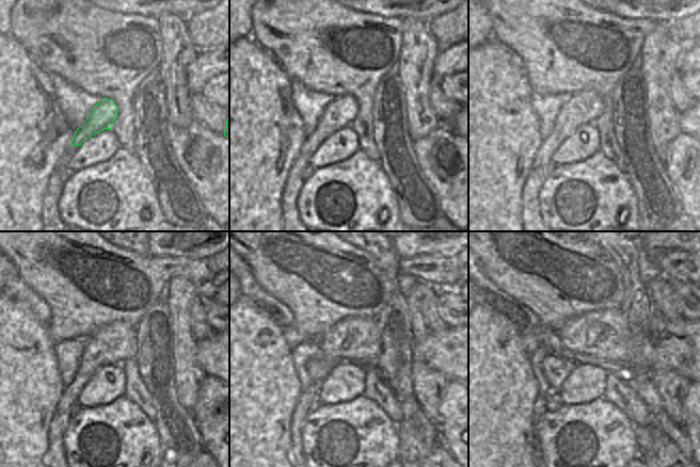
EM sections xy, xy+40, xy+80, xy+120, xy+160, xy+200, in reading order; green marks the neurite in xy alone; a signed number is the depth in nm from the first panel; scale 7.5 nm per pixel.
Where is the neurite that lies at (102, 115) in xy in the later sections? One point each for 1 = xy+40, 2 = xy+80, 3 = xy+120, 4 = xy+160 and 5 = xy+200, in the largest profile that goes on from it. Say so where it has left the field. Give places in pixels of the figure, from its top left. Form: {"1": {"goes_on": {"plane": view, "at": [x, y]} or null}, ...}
{"1": {"goes_on": {"plane": "xy+40", "at": [341, 111]}}, "2": {"goes_on": {"plane": "xy+80", "at": [584, 108]}}, "3": {"goes_on": {"plane": "xy+120", "at": [114, 343]}}, "4": {"goes_on": {"plane": "xy+160", "at": [355, 340]}}, "5": {"goes_on": {"plane": "xy+200", "at": [603, 334]}}}

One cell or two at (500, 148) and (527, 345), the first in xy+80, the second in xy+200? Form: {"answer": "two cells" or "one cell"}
{"answer": "two cells"}

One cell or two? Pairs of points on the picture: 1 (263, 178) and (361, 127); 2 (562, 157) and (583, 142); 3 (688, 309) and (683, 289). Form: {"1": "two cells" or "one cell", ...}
{"1": "two cells", "2": "one cell", "3": "one cell"}

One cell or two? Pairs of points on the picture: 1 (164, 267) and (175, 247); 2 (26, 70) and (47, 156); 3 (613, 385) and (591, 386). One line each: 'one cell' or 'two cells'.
1: two cells
2: one cell
3: two cells

